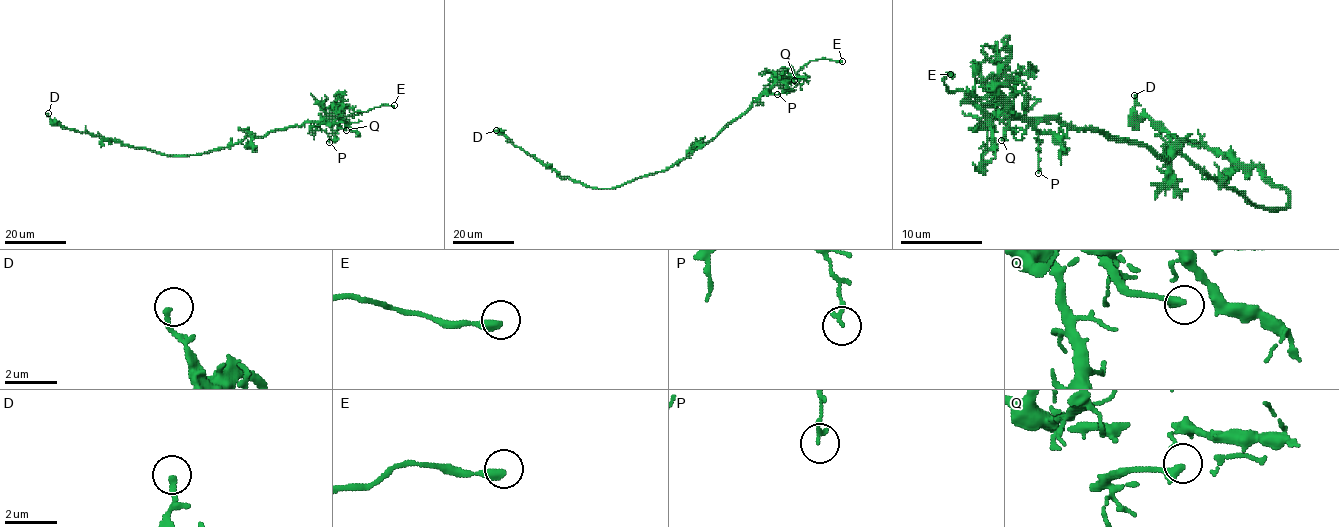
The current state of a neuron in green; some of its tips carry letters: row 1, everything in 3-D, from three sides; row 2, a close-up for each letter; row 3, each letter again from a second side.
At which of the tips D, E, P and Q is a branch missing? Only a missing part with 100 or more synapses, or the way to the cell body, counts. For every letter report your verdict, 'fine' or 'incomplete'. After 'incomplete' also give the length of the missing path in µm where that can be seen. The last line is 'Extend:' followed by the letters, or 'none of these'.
D: fine
E: incomplete; about 45 µm are missing
P: fine
Q: fine
Extend: E

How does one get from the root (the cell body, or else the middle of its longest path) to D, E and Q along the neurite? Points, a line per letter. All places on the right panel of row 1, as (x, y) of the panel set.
D: (1229, 187), (1261, 207), (1288, 203), (1286, 189), (1255, 166), (1136, 117), (1134, 95)
E: (1229, 187), (1181, 154), (1159, 158), (1102, 132), (1014, 117), (964, 91), (948, 93), (944, 78), (950, 74)
Q: (1229, 187), (1181, 154), (1159, 158), (1145, 146), (1071, 130), (1059, 119), (1007, 117), (1001, 140)

